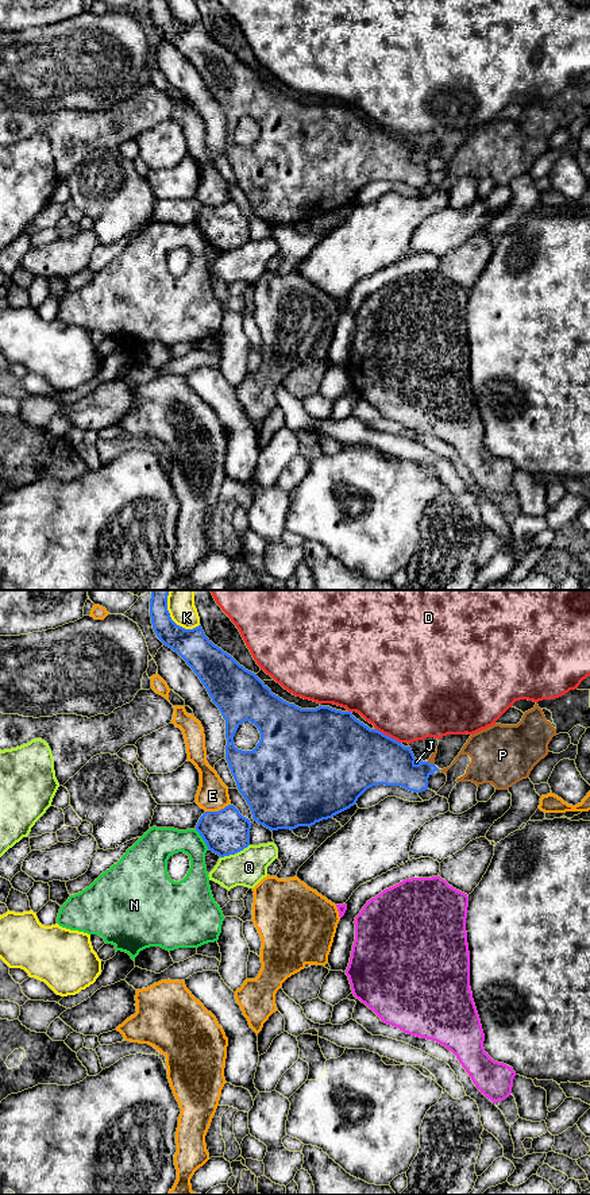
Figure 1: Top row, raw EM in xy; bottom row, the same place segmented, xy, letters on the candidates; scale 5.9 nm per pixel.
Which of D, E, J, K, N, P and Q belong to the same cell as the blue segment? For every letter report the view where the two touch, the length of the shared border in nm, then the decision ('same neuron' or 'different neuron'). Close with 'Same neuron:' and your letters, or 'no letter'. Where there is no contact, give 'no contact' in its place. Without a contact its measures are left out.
D: meets blue in xy; contact 180 nm long; different neuron
E: meets blue in xy; contact 160 nm long; different neuron
J: meets blue in xy; contact 40 nm long; different neuron
K: meets blue in xy; contact 280 nm long; different neuron
N: meets blue in xy; contact 150 nm long; different neuron
P: meets blue in xy; contact 50 nm long; different neuron
Q: meets blue in xy; contact 190 nm long; different neuron
Same neuron: no letter

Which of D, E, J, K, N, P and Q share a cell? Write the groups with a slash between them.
D / E / J / K / N / P / Q

